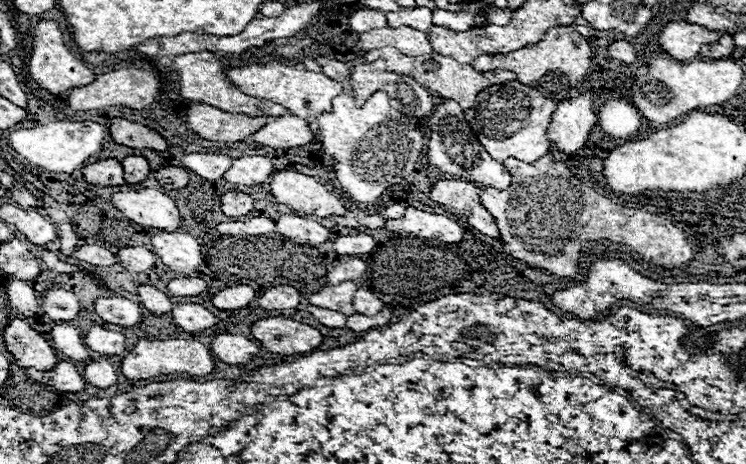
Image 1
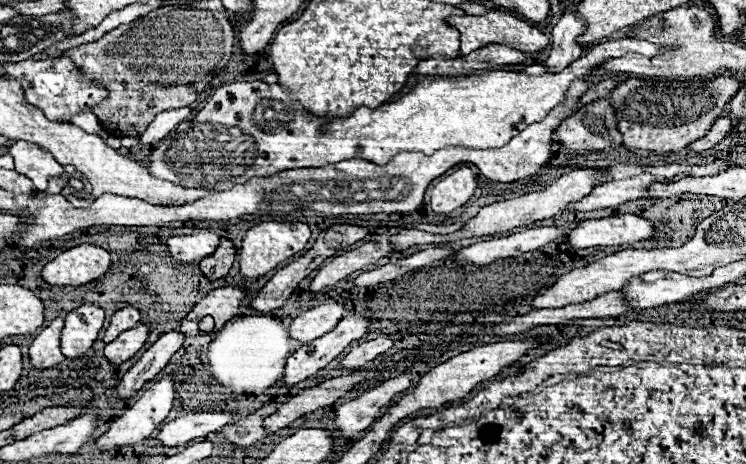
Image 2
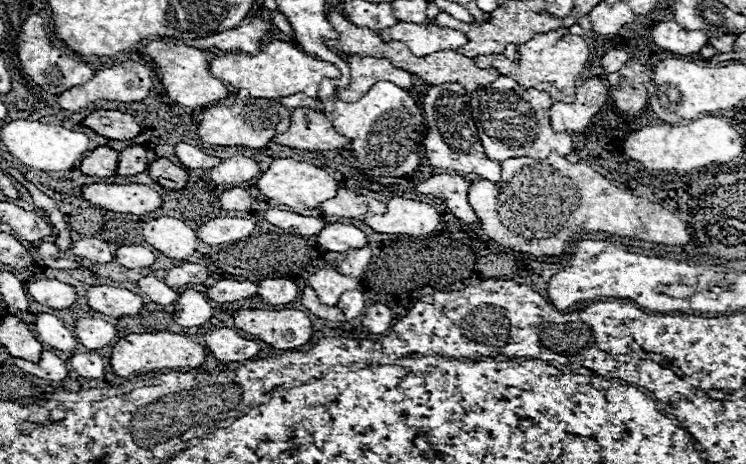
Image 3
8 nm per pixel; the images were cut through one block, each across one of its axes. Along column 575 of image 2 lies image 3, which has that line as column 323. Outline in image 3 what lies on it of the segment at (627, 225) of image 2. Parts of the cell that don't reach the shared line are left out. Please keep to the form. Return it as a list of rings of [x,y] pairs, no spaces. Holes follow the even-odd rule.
[[[326,224],[326,228],[322,228],[322,232],[316,236],[316,242],[330,252],[348,252],[354,248],[362,248],[368,244],[366,234],[352,226],[352,224]]]

